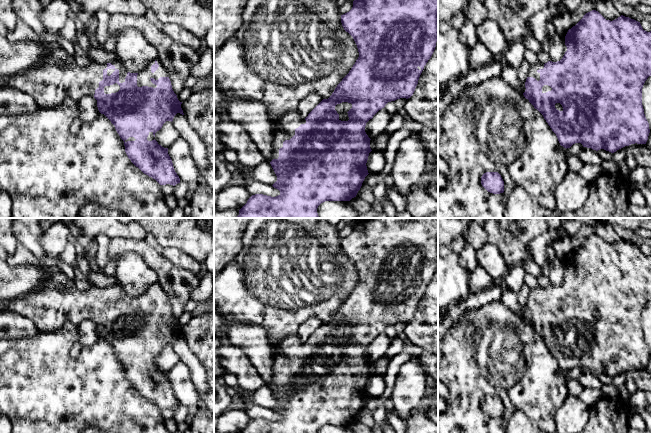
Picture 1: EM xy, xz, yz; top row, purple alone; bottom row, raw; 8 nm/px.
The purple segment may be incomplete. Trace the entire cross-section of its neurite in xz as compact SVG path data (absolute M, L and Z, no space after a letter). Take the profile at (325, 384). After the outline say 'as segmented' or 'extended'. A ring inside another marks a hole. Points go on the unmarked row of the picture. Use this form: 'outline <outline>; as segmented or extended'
outline M364 218L360 219L353 225L352 233L341 239L341 247L346 256L354 263L359 281L349 297L337 309L334 316L328 323L323 323L306 342L302 342L297 334L290 335L280 340L274 345L274 360L272 366L274 383L270 386L276 400L277 405L272 409L280 415L276 421L263 418L252 419L247 427L241 433L317 433L318 430L325 425L350 425L356 421L360 414L365 401L369 398L367 394L367 384L370 372L370 362L365 356L366 347L388 326L395 325L400 322L410 322L418 308L419 301L424 290L431 282L436 266L438 265L438 218Z; extended

